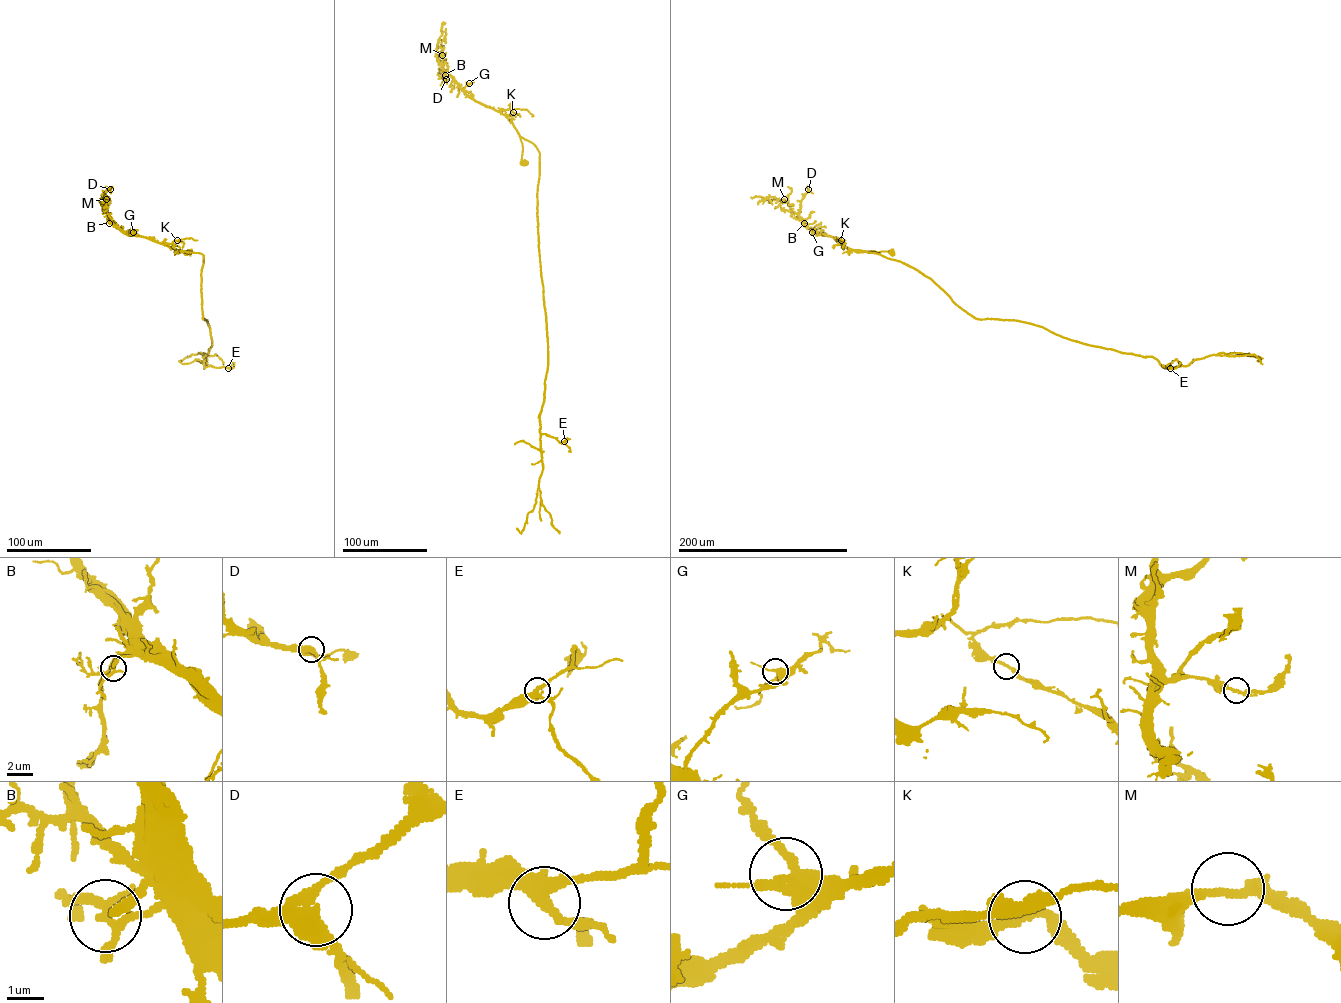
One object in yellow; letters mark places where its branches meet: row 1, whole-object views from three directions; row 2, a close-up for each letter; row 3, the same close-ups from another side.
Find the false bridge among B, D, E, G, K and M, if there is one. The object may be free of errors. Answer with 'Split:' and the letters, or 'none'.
Split: B

